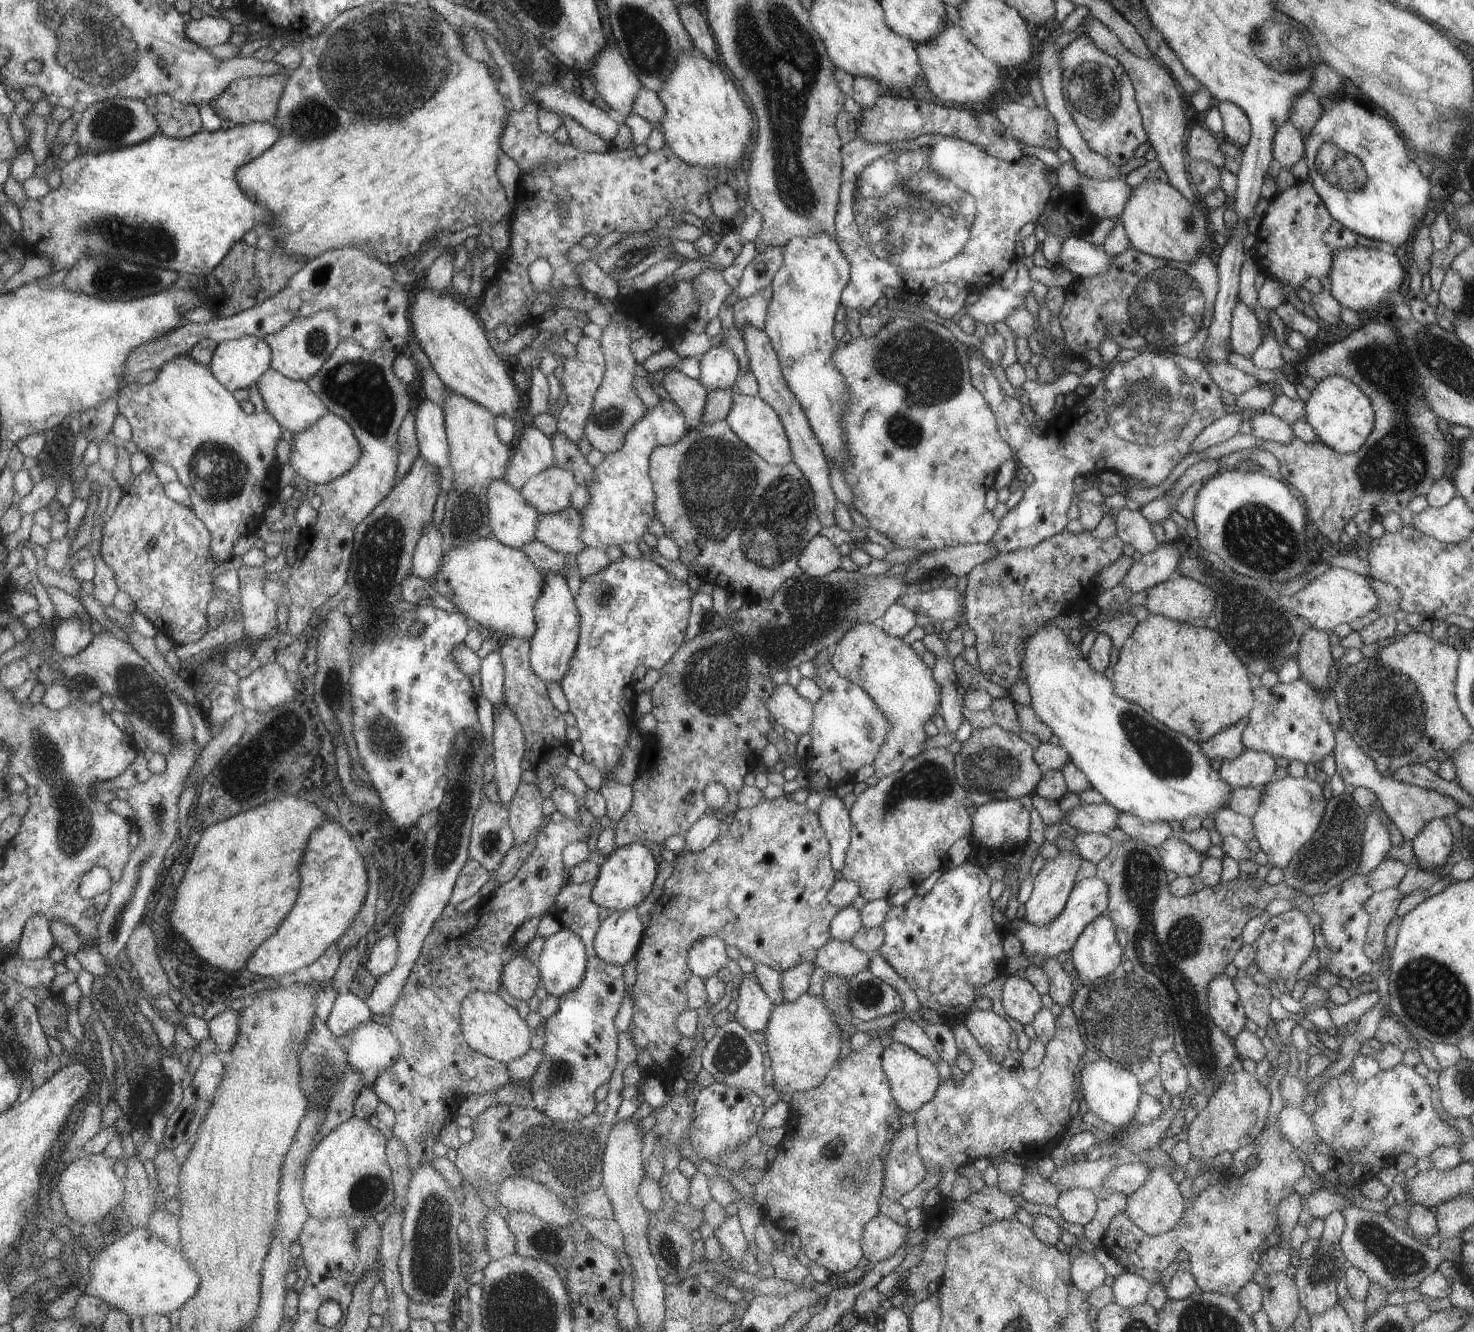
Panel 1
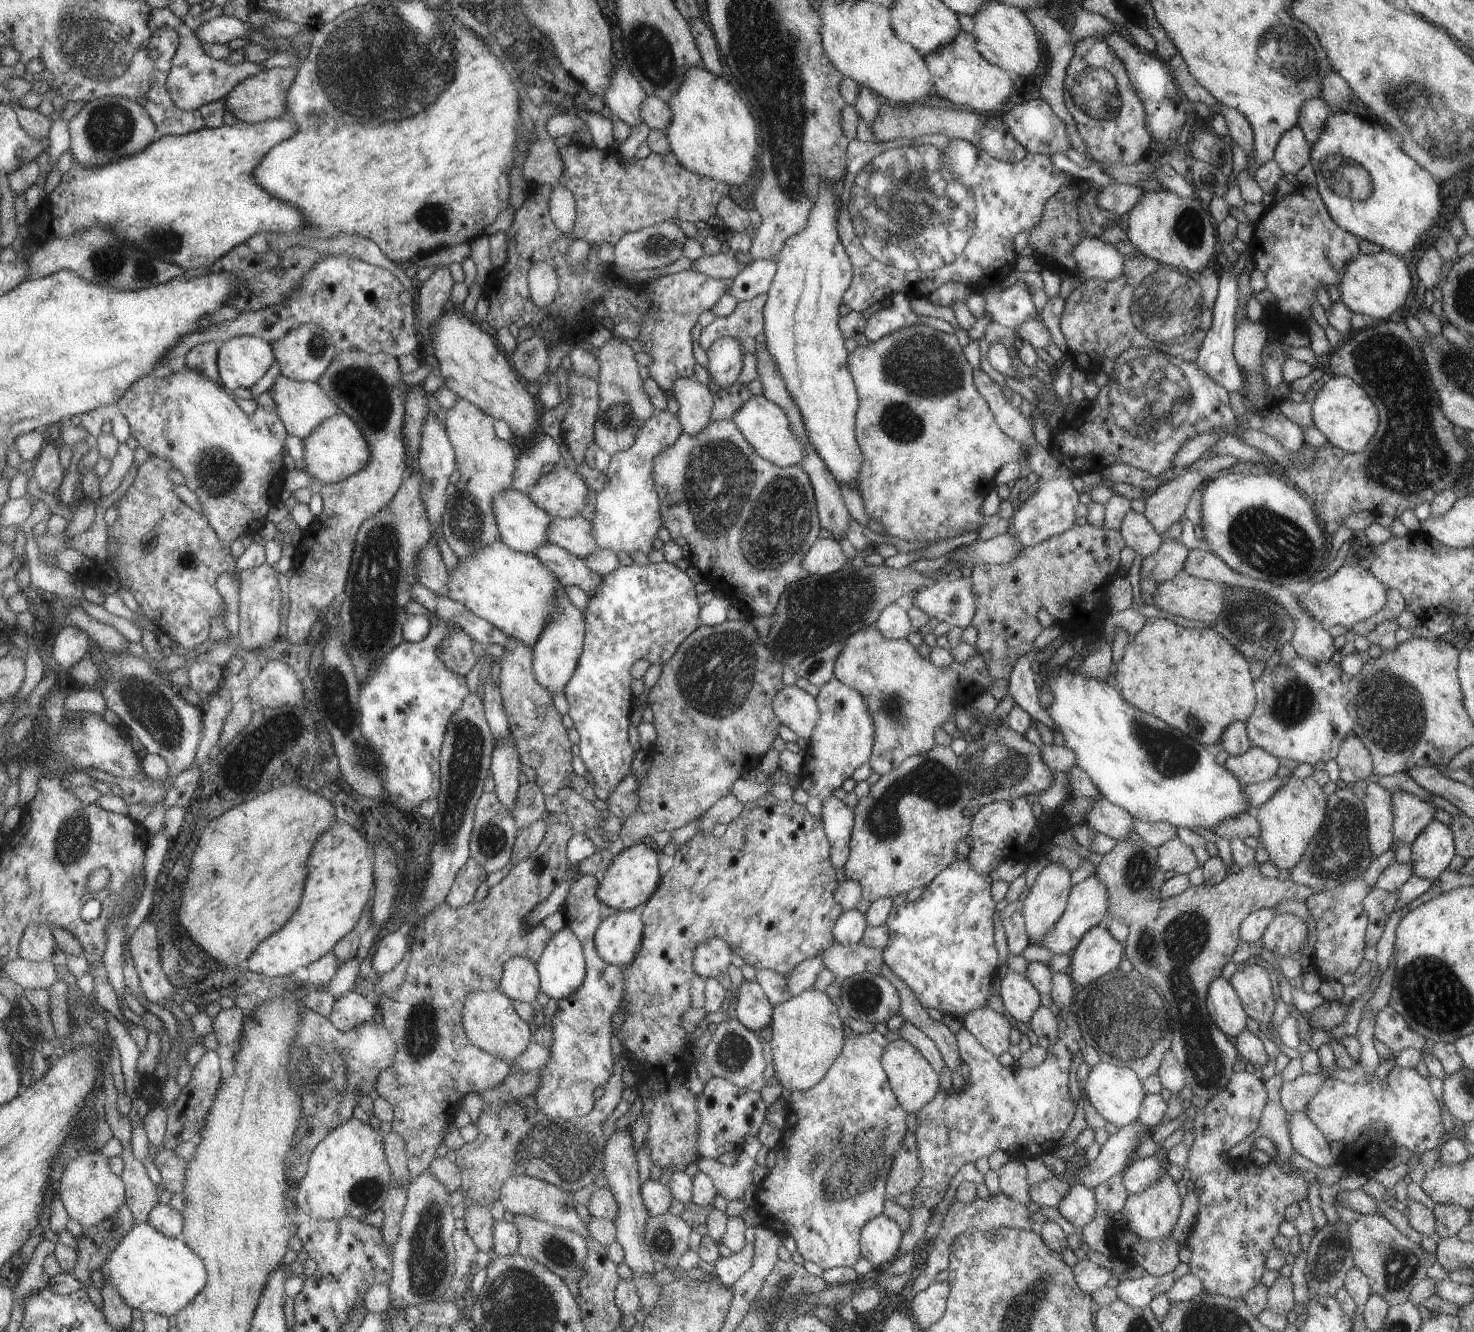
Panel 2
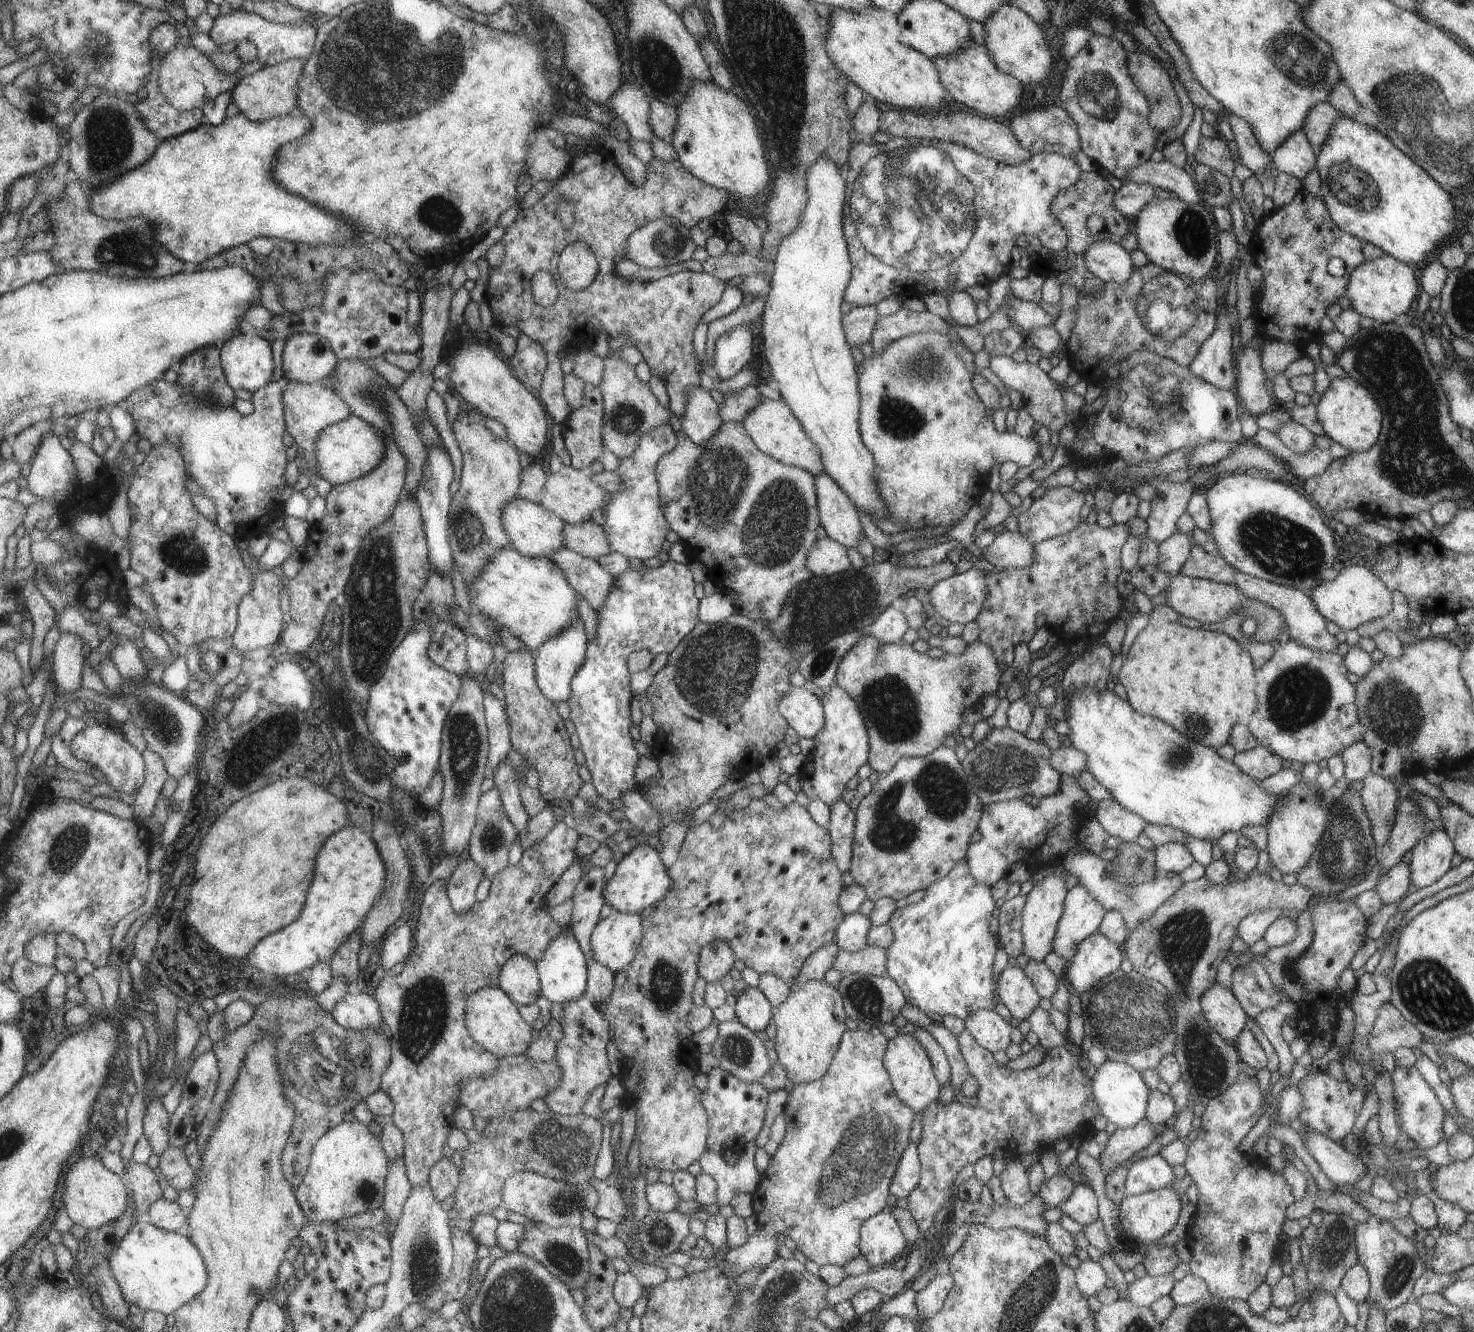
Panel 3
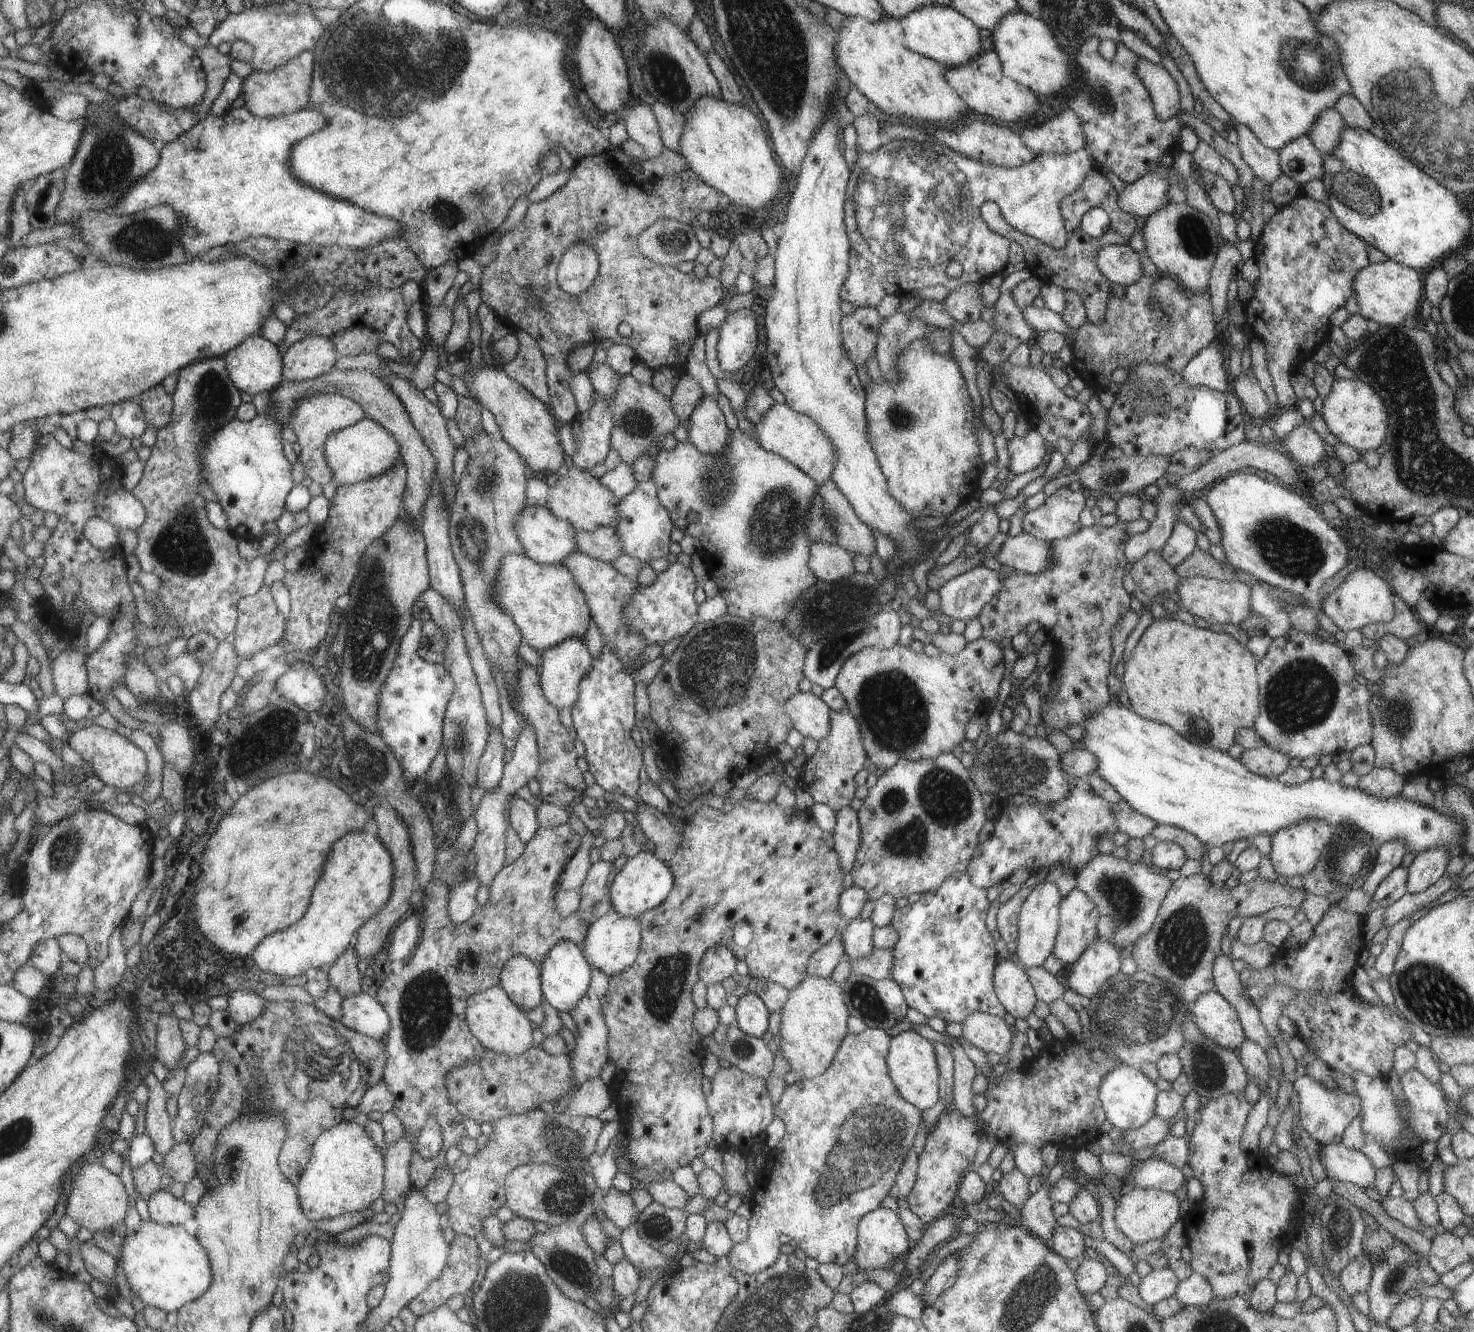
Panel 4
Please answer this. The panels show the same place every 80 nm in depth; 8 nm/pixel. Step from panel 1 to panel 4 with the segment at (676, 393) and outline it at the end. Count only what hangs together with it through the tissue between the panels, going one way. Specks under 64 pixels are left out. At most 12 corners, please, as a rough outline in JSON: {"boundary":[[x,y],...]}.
{"boundary":[[702,394],[685,427],[701,453],[719,454],[730,431],[721,410]]}

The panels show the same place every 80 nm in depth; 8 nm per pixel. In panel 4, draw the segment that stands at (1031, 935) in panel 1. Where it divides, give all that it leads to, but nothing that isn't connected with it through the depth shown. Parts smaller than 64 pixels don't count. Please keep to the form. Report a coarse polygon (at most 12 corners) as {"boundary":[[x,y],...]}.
{"boundary":[[1077,887],[1060,903],[1052,954],[1076,963],[1097,937],[1093,902]]}

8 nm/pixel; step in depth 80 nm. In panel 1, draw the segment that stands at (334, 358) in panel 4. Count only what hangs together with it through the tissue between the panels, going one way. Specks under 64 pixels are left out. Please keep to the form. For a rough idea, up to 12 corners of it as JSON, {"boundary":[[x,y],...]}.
{"boundary":[[334,308],[264,338],[272,367],[312,379],[340,346]]}

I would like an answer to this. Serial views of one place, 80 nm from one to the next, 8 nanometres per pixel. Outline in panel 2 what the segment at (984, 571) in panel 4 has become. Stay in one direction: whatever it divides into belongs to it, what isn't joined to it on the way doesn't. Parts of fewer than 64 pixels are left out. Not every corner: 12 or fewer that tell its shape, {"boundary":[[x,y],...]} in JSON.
{"boundary":[[941,577],[911,604],[964,629],[976,611],[969,577]]}

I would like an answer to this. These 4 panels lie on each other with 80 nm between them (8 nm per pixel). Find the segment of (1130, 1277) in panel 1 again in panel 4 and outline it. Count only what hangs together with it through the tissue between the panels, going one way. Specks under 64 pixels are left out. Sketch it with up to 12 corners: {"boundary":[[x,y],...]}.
{"boundary":[[1152,1270],[1136,1287],[1149,1306],[1174,1296],[1179,1278]]}

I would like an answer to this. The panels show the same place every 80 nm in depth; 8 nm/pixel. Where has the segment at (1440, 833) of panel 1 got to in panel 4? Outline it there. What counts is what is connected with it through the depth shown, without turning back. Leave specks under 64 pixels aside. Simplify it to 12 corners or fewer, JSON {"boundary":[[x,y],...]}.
{"boundary":[[1445,845],[1418,852],[1408,866],[1406,892],[1420,893],[1444,875]]}

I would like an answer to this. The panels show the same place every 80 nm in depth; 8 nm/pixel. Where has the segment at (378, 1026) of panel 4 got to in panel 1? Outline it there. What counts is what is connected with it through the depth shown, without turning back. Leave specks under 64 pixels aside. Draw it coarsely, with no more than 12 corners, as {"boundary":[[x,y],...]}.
{"boundary":[[342,993],[333,1003],[327,1023],[343,1037],[371,1021],[366,1000]]}

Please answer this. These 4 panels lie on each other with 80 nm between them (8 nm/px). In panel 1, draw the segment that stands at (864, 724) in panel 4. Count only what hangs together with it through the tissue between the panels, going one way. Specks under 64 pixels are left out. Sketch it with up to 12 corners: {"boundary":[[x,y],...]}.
{"boundary":[[878,622],[830,649],[890,731],[870,764],[879,780],[923,750],[939,706],[931,670]]}

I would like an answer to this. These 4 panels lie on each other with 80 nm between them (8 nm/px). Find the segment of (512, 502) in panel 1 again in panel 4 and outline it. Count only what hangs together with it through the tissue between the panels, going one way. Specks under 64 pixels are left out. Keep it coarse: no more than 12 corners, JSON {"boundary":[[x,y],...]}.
{"boundary":[[546,506],[515,522],[525,555],[557,566],[579,551],[577,528]]}

